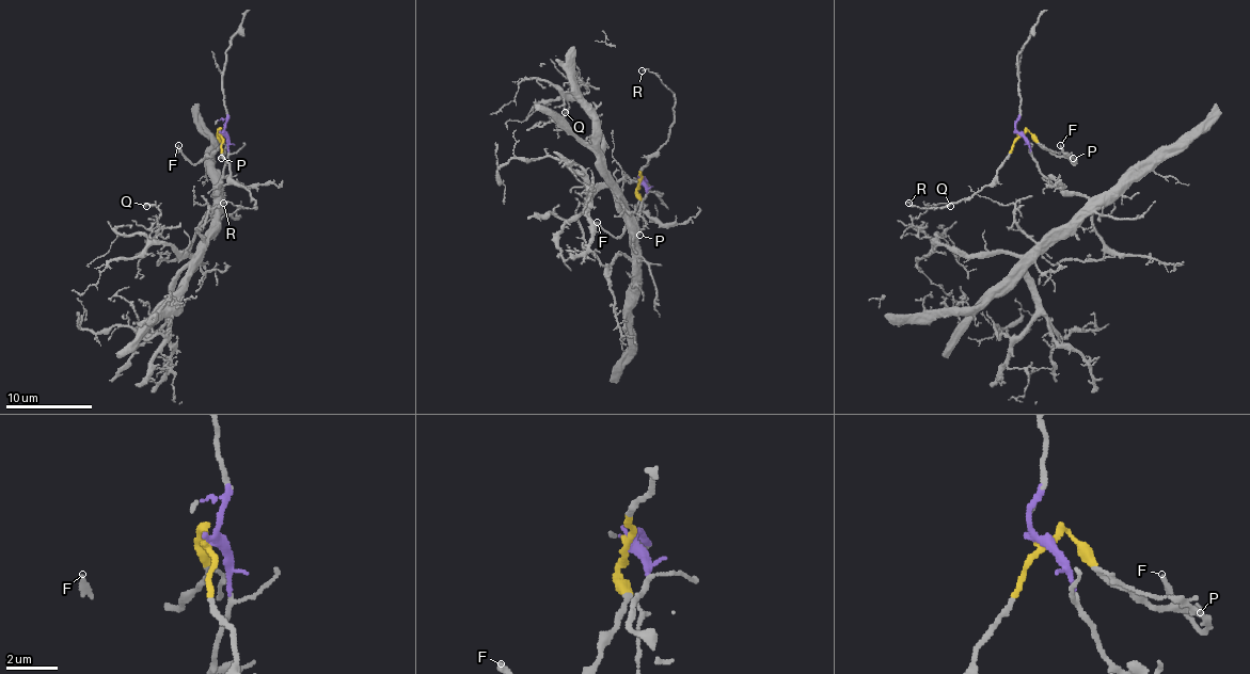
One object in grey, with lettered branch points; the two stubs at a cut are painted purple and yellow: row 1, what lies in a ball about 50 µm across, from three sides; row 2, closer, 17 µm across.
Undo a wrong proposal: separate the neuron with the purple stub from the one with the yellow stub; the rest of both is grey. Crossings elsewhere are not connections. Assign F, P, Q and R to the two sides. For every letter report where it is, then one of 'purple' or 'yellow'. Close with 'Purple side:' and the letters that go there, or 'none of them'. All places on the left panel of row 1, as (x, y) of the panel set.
F: (178, 145) | yellow
P: (221, 158) | yellow
Q: (146, 206) | purple
R: (223, 203) | yellow
Purple side: Q

